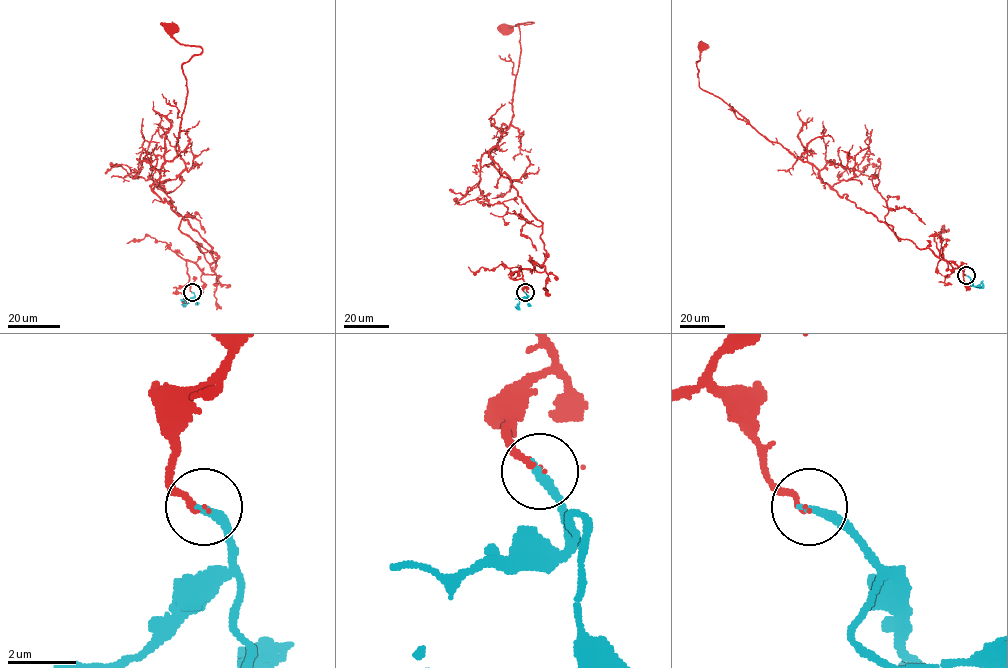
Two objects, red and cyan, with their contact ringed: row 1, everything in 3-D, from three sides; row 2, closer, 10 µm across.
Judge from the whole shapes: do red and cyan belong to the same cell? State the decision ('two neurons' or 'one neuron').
one neuron

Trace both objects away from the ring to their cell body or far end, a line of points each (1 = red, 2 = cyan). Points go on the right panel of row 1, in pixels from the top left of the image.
1: (966, 275), (942, 248), (946, 260), (899, 239), (703, 90), (702, 47)
2: (966, 275), (976, 287), (982, 286), (981, 282)

